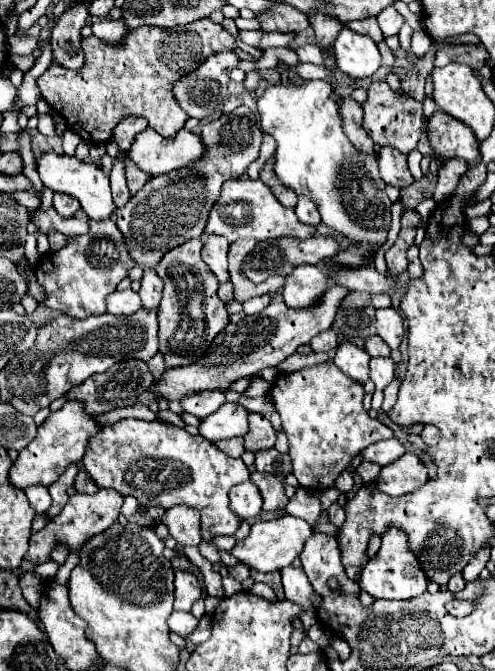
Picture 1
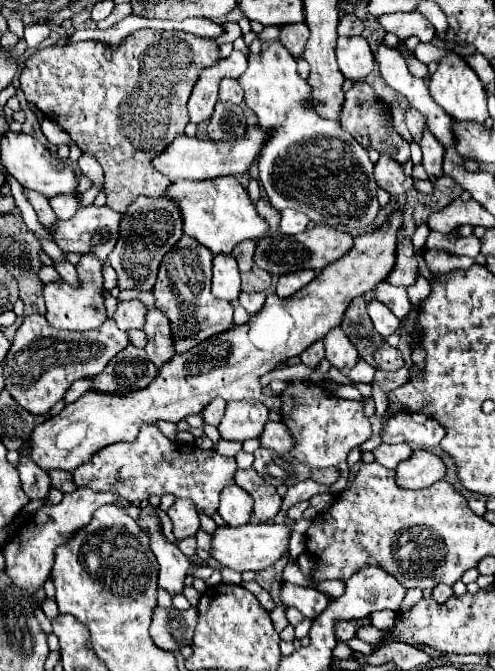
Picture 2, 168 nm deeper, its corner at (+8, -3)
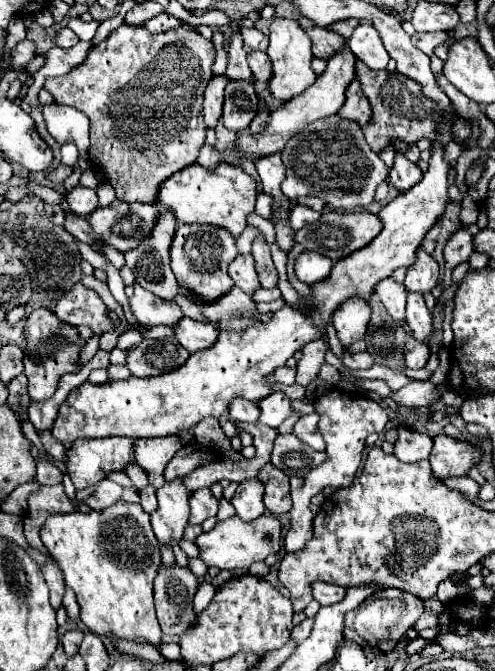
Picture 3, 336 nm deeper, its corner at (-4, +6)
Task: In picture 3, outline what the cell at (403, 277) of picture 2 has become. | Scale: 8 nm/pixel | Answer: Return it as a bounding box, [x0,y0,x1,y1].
[404,249,438,295]

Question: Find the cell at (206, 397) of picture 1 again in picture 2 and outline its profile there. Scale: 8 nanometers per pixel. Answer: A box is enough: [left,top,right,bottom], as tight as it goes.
[200,398,226,426]

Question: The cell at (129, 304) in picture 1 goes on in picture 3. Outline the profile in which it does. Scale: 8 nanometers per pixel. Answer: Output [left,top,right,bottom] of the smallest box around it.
[130,283,184,327]

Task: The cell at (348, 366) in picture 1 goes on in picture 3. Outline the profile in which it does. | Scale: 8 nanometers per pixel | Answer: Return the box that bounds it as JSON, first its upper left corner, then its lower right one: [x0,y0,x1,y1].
[332,297,370,347]

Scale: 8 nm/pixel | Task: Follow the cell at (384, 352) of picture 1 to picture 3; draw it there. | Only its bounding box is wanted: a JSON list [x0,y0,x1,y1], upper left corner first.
[404,339,430,369]

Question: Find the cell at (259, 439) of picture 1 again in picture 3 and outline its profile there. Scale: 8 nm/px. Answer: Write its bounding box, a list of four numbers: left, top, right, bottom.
[294,413,324,451]

